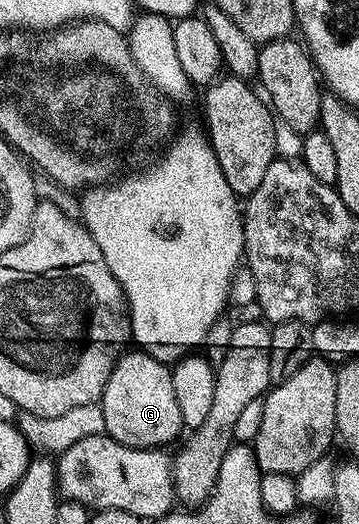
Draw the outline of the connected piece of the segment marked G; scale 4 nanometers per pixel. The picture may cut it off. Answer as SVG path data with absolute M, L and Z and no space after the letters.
M142 348L133 349L127 349L115 357L102 393L100 405L105 433L125 446L160 448L184 430L180 404L176 404L176 392L172 388L172 370L169 365L161 366L150 355L153 353Z

